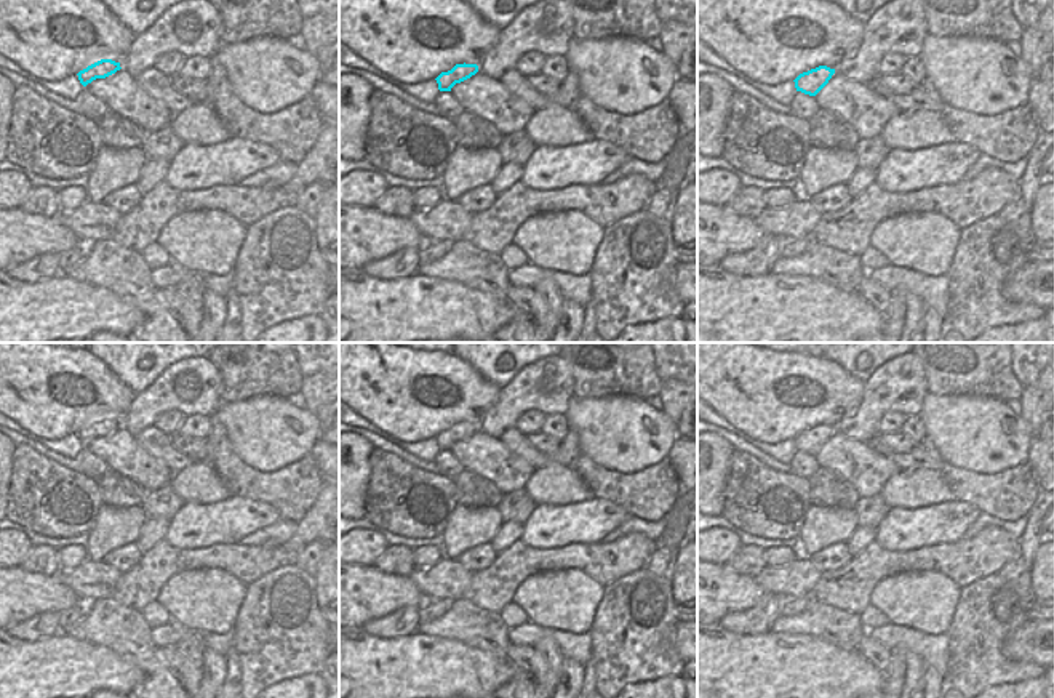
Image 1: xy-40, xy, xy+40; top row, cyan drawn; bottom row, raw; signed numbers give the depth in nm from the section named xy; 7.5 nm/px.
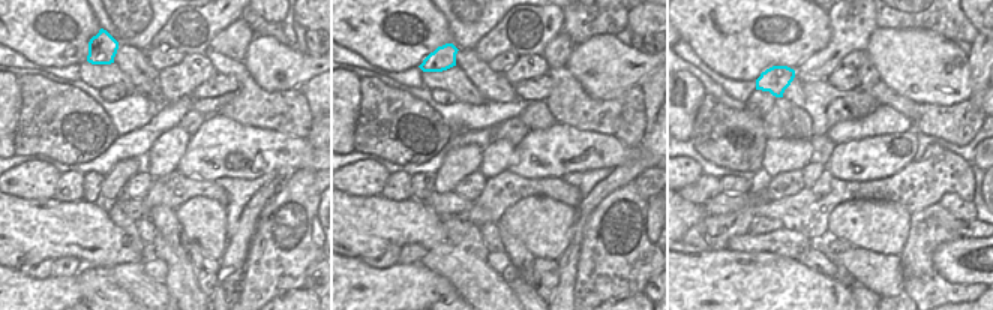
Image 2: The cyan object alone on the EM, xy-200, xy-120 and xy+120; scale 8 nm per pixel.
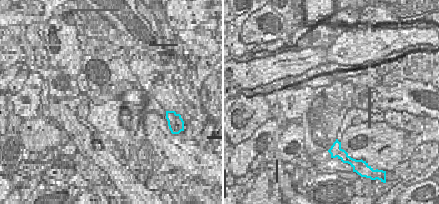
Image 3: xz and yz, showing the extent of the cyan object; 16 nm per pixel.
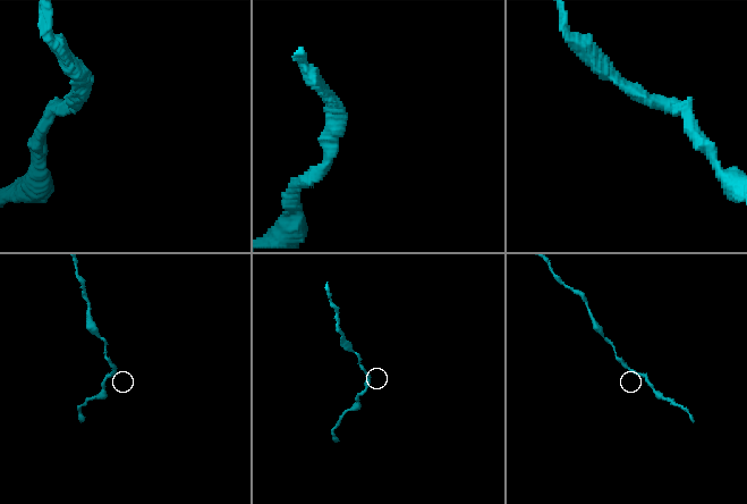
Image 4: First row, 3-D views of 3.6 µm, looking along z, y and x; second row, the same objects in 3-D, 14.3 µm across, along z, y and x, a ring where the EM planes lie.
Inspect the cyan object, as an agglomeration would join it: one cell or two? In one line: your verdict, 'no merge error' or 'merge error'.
no merge error

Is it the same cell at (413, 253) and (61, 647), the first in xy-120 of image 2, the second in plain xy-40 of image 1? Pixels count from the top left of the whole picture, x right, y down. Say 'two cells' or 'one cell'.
two cells

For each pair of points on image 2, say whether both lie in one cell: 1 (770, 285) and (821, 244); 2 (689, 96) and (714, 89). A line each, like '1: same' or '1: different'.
1: different
2: different

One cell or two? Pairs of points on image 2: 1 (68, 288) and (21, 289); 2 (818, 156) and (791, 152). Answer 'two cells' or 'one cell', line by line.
1: one cell
2: two cells

